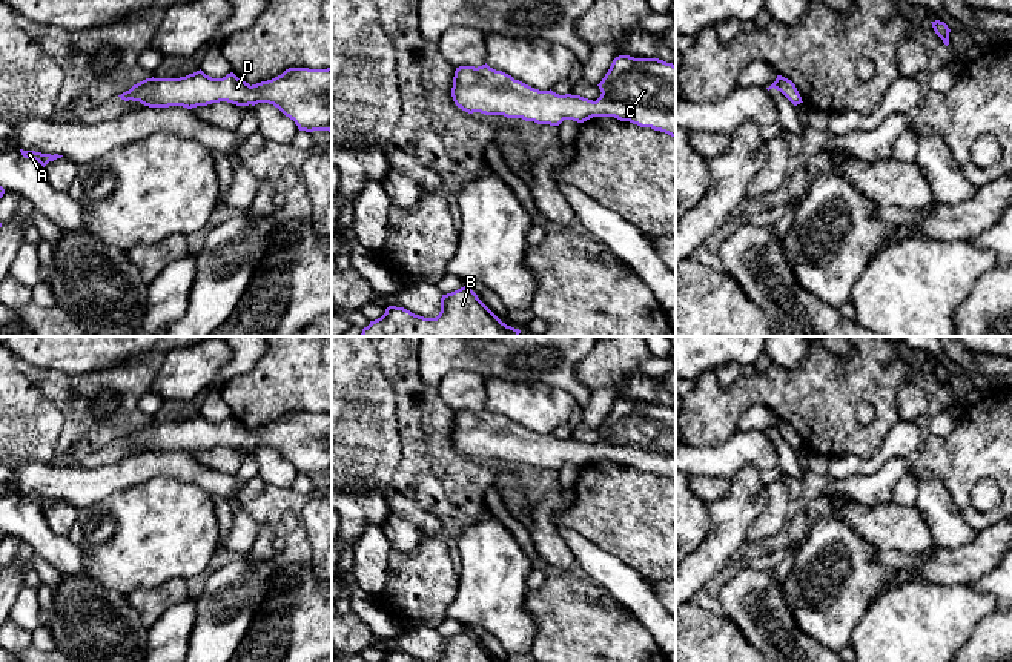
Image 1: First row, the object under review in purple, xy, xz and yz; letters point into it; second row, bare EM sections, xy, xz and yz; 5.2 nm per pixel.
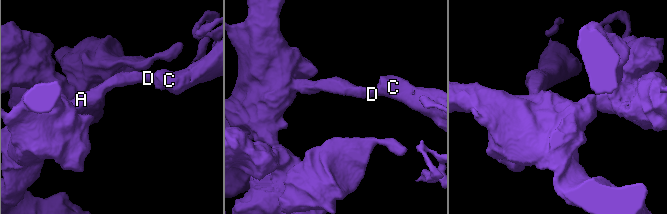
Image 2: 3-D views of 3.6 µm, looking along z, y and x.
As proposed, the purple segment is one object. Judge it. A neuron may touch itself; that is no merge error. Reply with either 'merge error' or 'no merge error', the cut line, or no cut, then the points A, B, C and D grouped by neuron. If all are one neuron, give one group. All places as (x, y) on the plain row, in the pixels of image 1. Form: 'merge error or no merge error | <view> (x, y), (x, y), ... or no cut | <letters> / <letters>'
no merge error | no cut | A B C D

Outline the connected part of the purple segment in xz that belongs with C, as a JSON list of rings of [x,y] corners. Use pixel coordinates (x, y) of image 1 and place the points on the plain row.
[[[619,399],[597,430],[602,438],[596,445],[559,439],[551,433],[534,433],[485,407],[456,412],[451,441],[468,458],[504,459],[550,470],[564,464],[584,467],[593,461],[614,461],[676,481],[673,407]]]

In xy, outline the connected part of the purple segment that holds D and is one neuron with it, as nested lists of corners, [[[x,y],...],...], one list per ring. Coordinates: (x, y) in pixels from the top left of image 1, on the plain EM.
[[[289,412],[281,419],[252,430],[233,416],[212,422],[200,413],[180,422],[146,422],[118,441],[149,452],[192,453],[220,445],[236,450],[269,447],[293,464],[299,475],[332,476],[332,412]]]

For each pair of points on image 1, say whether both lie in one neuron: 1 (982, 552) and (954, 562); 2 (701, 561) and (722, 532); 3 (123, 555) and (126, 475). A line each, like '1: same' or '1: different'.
1: same
2: same
3: different

